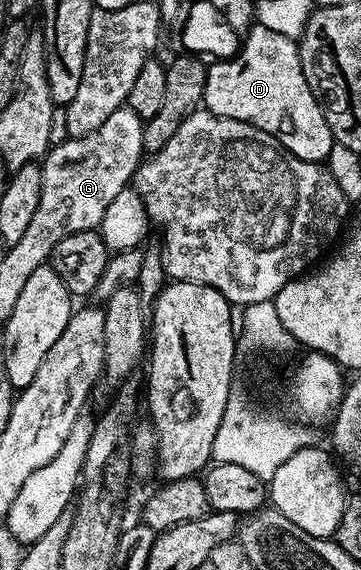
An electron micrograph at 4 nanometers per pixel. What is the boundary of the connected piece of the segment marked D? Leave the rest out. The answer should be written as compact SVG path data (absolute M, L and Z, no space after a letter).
M259 25L247 28L238 54L231 59L213 62L208 68L208 80L204 90L203 106L227 119L237 119L249 123L270 137L274 137L280 146L302 161L324 163L332 152L334 140L332 130L324 116L324 109L316 99L316 94L306 81L306 73L302 73L300 49L297 40L286 37L282 33L274 33L274 29L266 29Z

